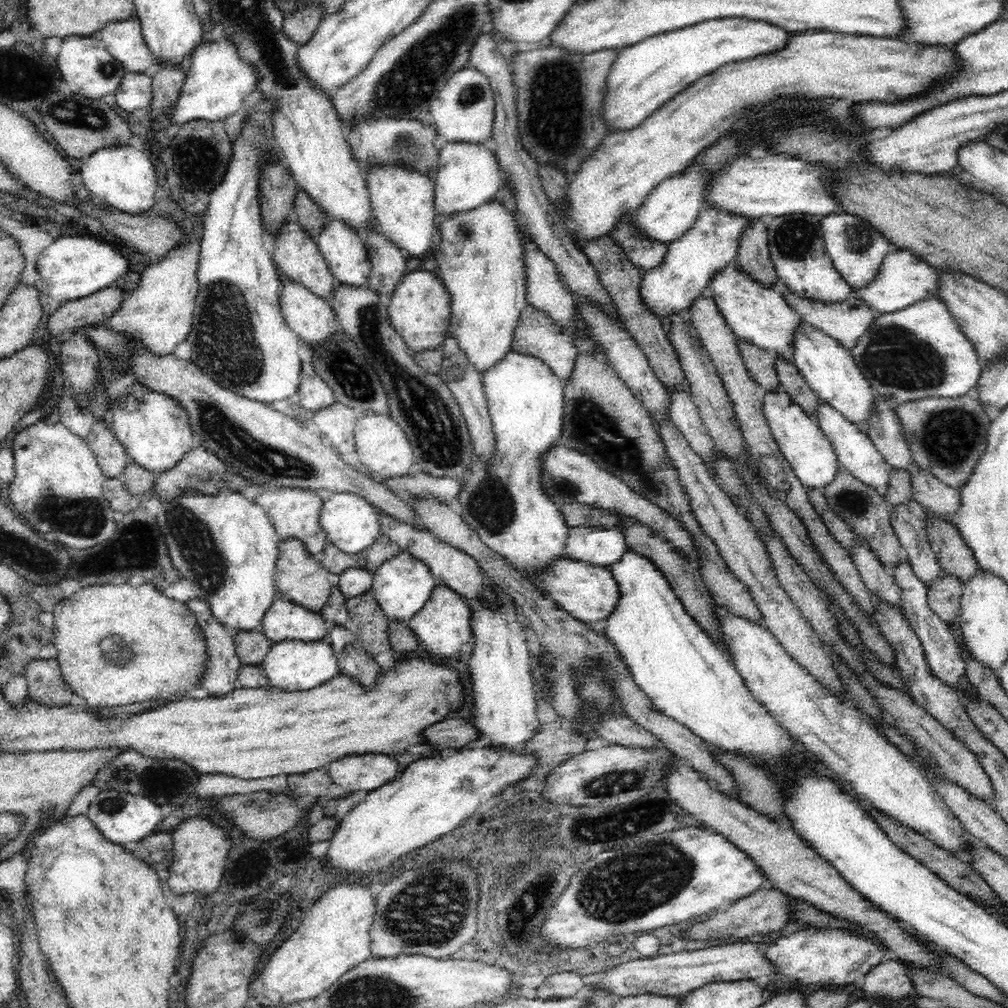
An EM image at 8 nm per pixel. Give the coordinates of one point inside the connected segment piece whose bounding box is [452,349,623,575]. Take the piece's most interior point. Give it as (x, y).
(507, 506)

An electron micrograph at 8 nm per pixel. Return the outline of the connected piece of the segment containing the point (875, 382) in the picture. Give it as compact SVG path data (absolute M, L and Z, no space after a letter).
M938 298L917 301L900 311L878 314L850 353L875 392L886 396L895 406L929 397L959 398L980 380L981 364L976 349L961 332L945 303Z

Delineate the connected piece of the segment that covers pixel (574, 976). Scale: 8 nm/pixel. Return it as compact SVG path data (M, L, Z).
M560 972L545 978L537 989L540 1000L560 1000L561 997L579 995L585 986L582 975L574 972Z

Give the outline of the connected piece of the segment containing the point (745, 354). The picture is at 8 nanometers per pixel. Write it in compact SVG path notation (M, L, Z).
M739 340L738 348L751 378L760 385L760 388L765 392L769 389L779 389L778 371L774 366L775 353L748 342L740 343Z

